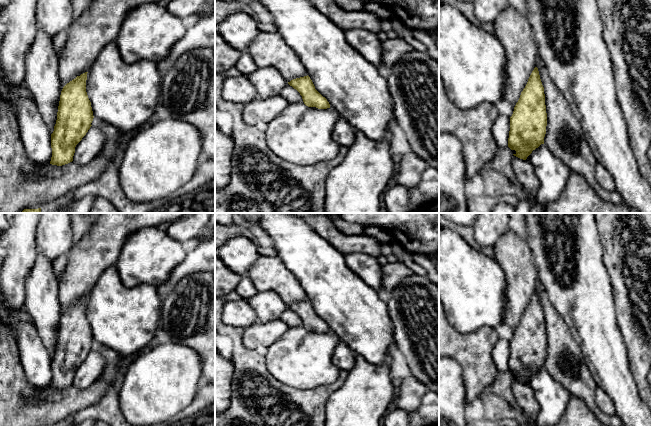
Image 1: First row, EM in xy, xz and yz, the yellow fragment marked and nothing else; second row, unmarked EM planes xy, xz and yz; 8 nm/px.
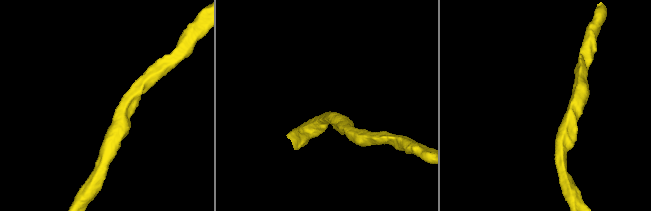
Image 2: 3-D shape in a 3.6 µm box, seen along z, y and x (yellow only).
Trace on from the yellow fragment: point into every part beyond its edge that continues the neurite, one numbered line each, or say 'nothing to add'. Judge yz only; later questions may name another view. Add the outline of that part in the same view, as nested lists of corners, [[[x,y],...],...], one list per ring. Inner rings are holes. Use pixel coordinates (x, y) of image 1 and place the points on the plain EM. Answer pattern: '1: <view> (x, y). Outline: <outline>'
1: yz (512, 252). Outline: [[[511,229],[497,240],[494,258],[506,277],[504,324],[515,330],[535,292],[539,272],[529,243]]]

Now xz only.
1: xz (267, 273). Outline: [[[260,255],[245,275],[258,292],[274,291],[287,306],[307,300],[307,294],[299,281],[278,256]]]

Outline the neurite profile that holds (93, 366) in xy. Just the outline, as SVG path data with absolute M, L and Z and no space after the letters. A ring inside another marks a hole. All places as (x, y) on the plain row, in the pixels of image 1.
M91 350L86 359L76 369L73 386L85 389L92 385L104 372L105 359L102 354Z

